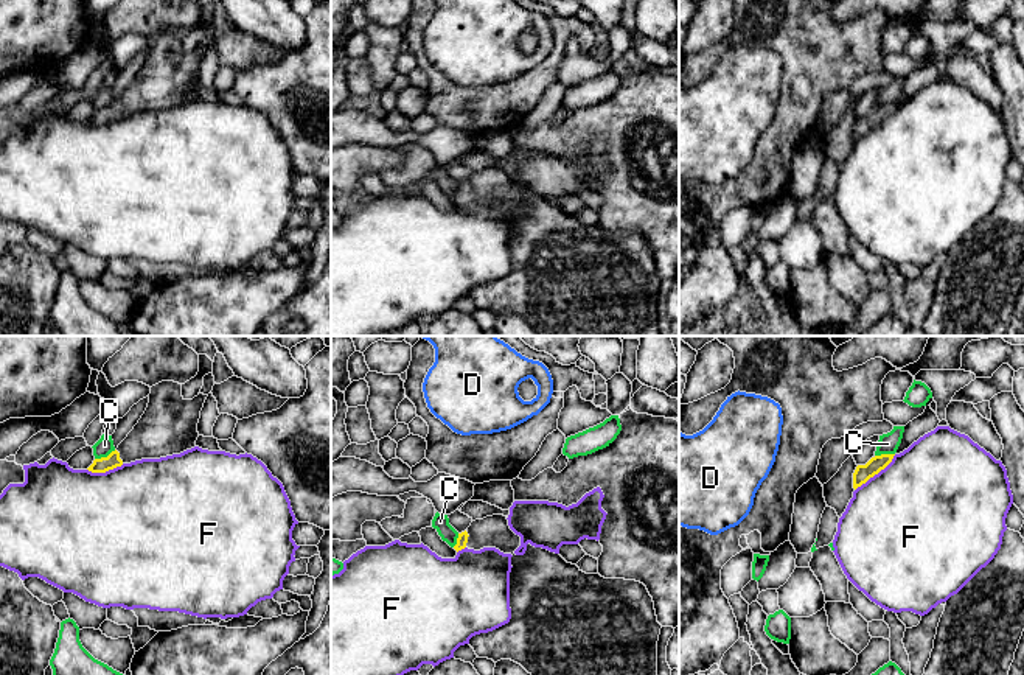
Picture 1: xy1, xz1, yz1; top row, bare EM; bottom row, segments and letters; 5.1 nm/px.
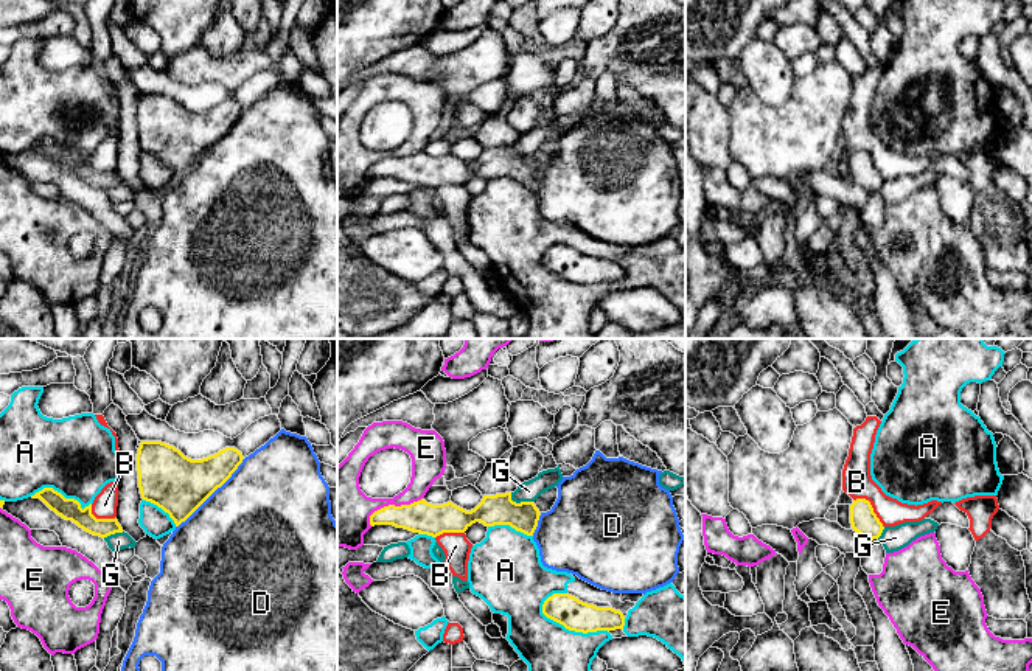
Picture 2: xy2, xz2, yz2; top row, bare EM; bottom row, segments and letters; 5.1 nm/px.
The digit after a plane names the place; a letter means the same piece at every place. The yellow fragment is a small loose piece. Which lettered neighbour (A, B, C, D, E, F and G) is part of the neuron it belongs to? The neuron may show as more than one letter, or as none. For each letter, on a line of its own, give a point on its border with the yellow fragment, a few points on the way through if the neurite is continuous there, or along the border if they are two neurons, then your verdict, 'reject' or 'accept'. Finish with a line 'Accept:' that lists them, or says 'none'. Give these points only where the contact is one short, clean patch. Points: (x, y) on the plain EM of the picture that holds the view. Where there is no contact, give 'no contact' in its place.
A: contact xz2 (572, 281); reject
B: contact yz2 (871, 159); border yz2 (854, 151), (866, 151), (883, 179); reject
C: contact xy1 (104, 109); border xy1 (115, 101), (95, 111); reject
D: contact xy2 (212, 145); reject
E: contact xz2 (392, 157); reject
F: contact yz1 (875, 125); reject
G: contact xz2 (521, 154); reject
Accept: none

